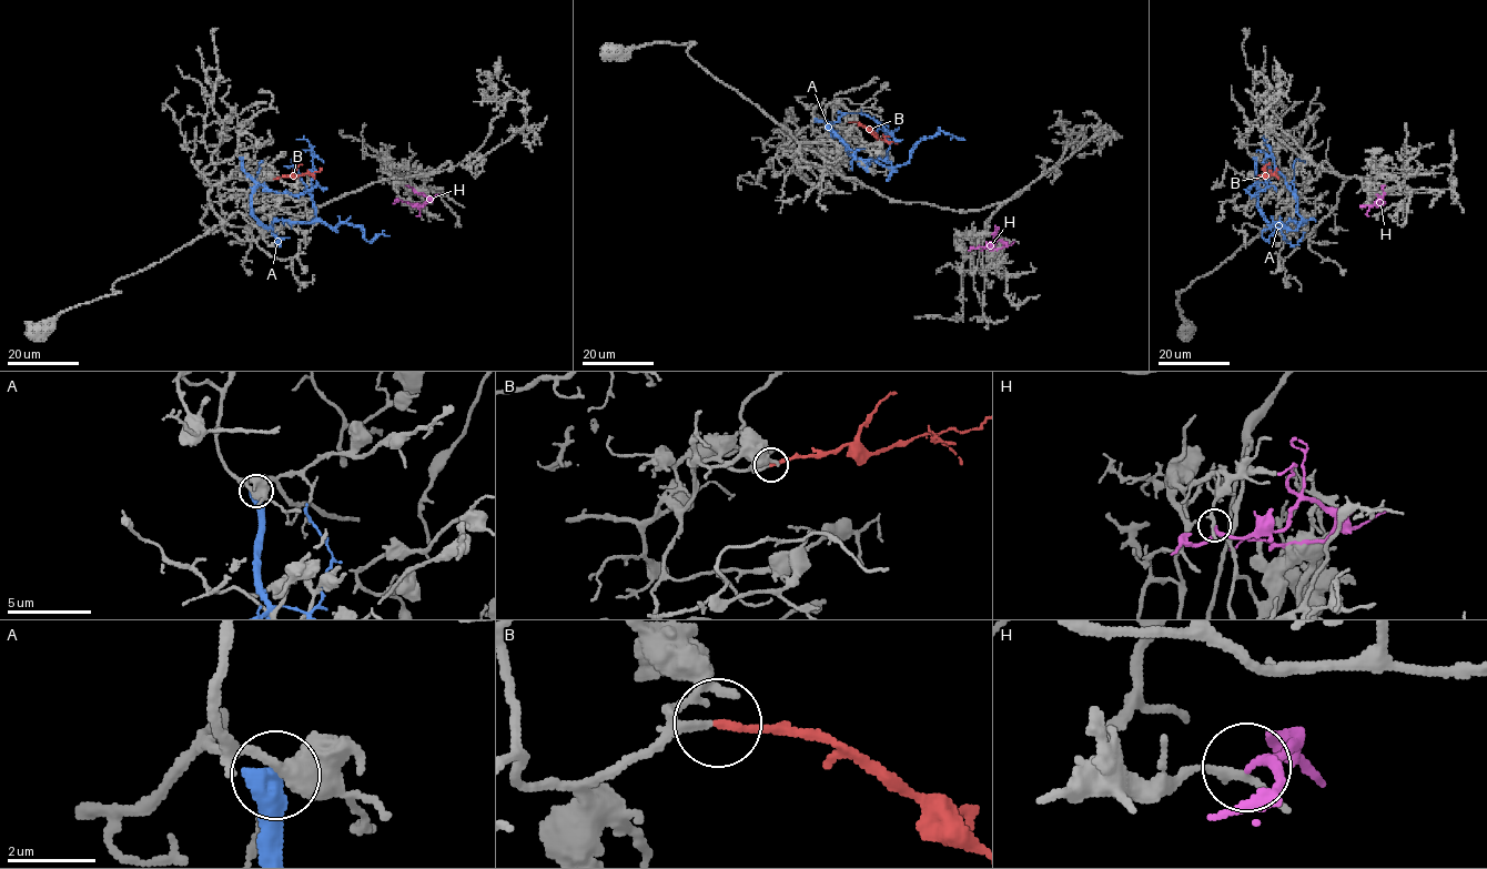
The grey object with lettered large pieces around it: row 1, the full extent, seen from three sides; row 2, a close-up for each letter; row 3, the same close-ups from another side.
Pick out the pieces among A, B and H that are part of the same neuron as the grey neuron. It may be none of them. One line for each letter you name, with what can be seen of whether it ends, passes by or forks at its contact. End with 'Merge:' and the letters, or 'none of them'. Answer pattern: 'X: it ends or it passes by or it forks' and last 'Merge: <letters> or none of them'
B: it ends
Merge: B

